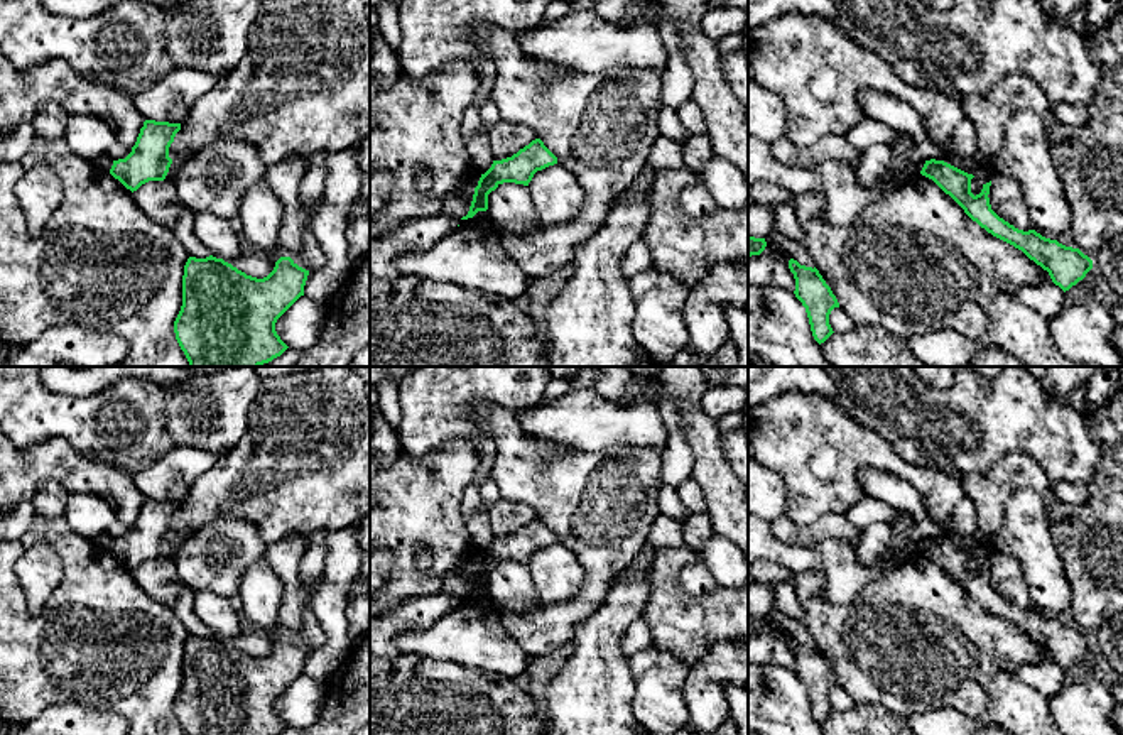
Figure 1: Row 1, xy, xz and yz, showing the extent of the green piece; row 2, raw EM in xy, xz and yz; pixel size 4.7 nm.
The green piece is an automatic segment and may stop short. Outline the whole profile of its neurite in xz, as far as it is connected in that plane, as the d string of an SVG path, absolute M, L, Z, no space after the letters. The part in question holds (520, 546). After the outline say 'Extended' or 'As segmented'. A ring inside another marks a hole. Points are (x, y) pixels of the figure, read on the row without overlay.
M540 517L532 519L512 536L493 539L491 546L481 553L475 566L469 590L461 598L473 596L478 590L488 588L488 573L503 561L529 564L534 553L557 542L557 536L544 524Z. As segmented

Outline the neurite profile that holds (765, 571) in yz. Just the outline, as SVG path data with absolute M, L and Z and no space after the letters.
M762 561L748 568L753 580L763 583L790 583L794 576L780 564Z

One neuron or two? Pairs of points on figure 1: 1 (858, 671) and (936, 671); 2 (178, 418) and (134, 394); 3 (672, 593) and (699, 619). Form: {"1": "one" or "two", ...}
{"1": "one", "2": "two", "3": "one"}

